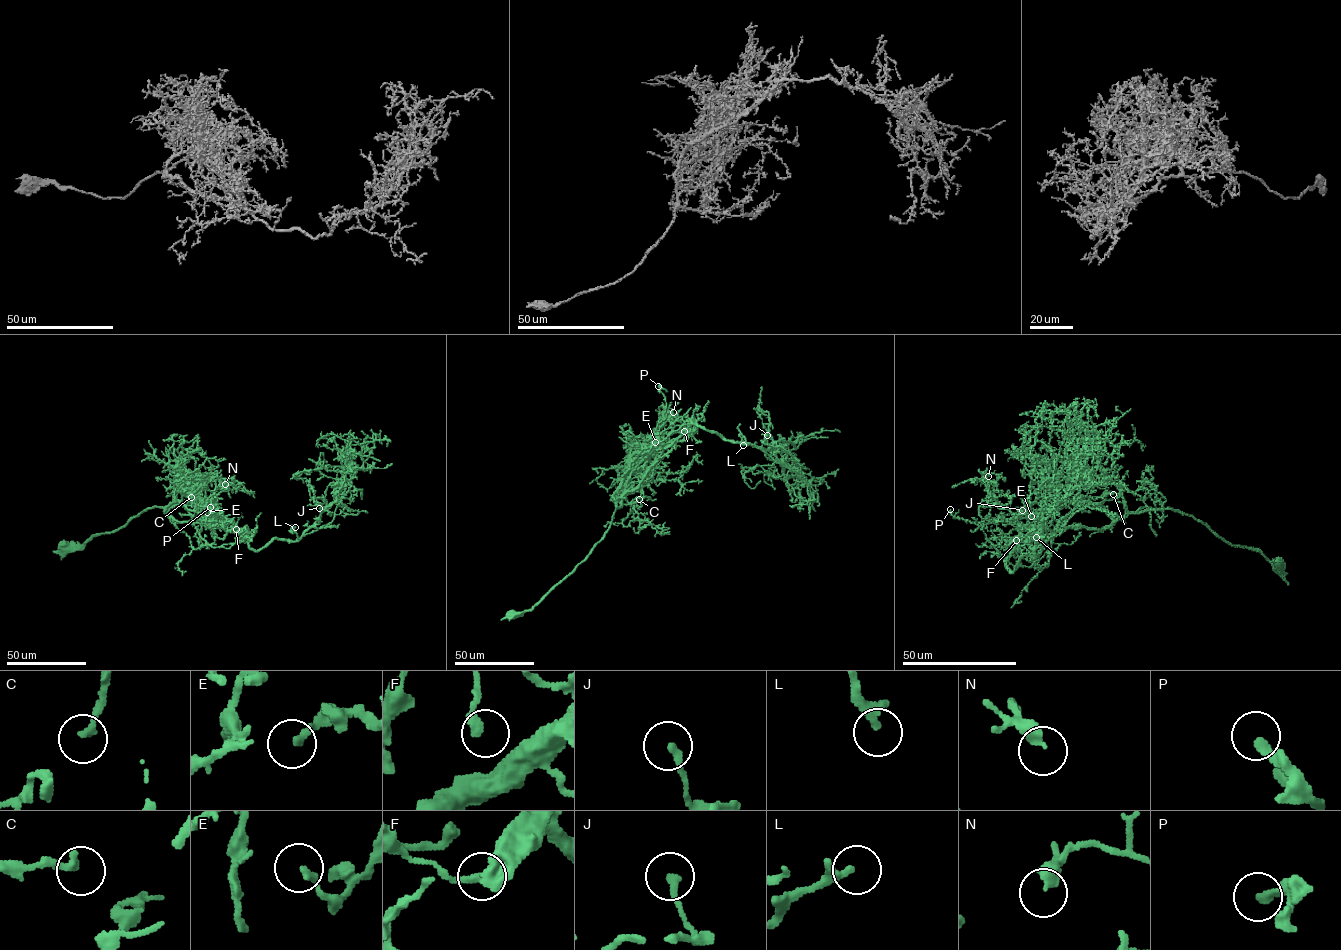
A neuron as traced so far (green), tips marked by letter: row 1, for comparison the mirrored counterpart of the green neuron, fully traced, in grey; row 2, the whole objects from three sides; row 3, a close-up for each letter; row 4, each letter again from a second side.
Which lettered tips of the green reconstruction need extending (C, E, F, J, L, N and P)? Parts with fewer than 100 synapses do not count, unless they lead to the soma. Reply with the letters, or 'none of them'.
none of them

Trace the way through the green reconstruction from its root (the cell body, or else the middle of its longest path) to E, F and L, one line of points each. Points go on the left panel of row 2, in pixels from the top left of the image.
E: (64, 544), (113, 532), (154, 506), (167, 514), (180, 502), (200, 513), (214, 510), (207, 512)
F: (64, 544), (113, 532), (154, 506), (167, 514), (177, 502), (236, 529)
L: (64, 544), (113, 532), (154, 506), (179, 522), (231, 520), (255, 550), (275, 538), (295, 541), (295, 527)

